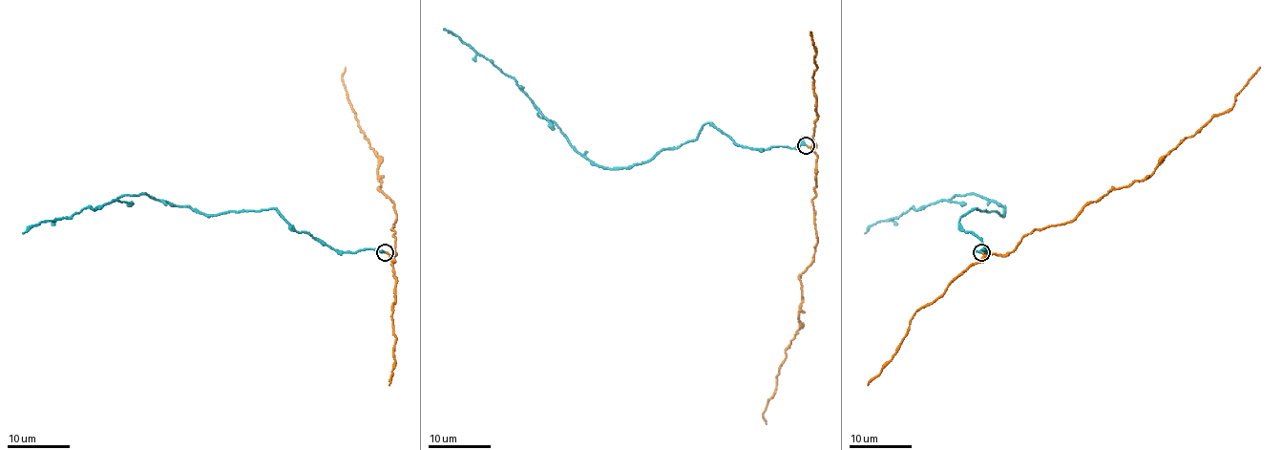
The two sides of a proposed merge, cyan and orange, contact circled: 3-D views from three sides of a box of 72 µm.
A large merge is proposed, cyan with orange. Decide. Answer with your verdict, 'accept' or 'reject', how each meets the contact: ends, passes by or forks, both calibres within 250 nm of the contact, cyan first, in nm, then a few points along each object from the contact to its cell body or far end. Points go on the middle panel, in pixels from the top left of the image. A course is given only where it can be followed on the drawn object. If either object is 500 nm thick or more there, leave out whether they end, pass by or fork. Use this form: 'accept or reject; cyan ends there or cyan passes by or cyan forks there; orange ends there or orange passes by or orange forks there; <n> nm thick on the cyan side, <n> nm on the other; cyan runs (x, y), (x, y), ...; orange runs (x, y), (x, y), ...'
accept; cyan passes by; orange ends there; 180 nm thick on the cyan side, 160 nm on the other; cyan runs (806, 145), (741, 147), (705, 123), (694, 139), (648, 160), (598, 167), (538, 116), (511, 76), (443, 28); orange runs (808, 145), (816, 155), (815, 254), (799, 277), (799, 330), (786, 350), (776, 391), (763, 411), (767, 423)

